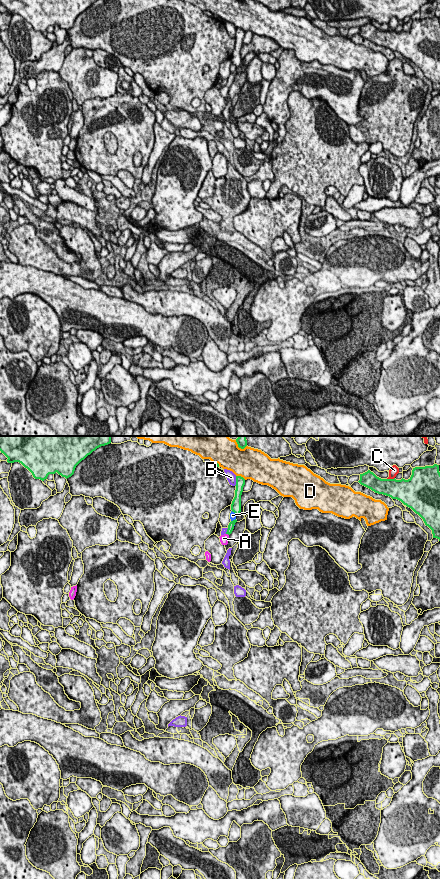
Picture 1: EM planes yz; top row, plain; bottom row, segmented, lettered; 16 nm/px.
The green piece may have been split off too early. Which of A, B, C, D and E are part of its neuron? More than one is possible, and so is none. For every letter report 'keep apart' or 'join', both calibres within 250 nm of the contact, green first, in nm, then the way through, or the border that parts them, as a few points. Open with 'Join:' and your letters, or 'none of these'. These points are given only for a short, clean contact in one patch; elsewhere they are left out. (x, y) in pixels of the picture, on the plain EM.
Join: A
A: join; 100 nm thick on the green side, 130 nm on the other; runs through yz (231, 77), (227, 85), (223, 90)
B: keep apart; 160 nm thick on the green side, 160 nm on the other
C: keep apart; 320 nm thick on the green side, 160 nm on the other
D: keep apart; 160 nm thick on the green side, 480 nm on the other
E: keep apart; 160 nm thick on the green side, 100 nm on the other

